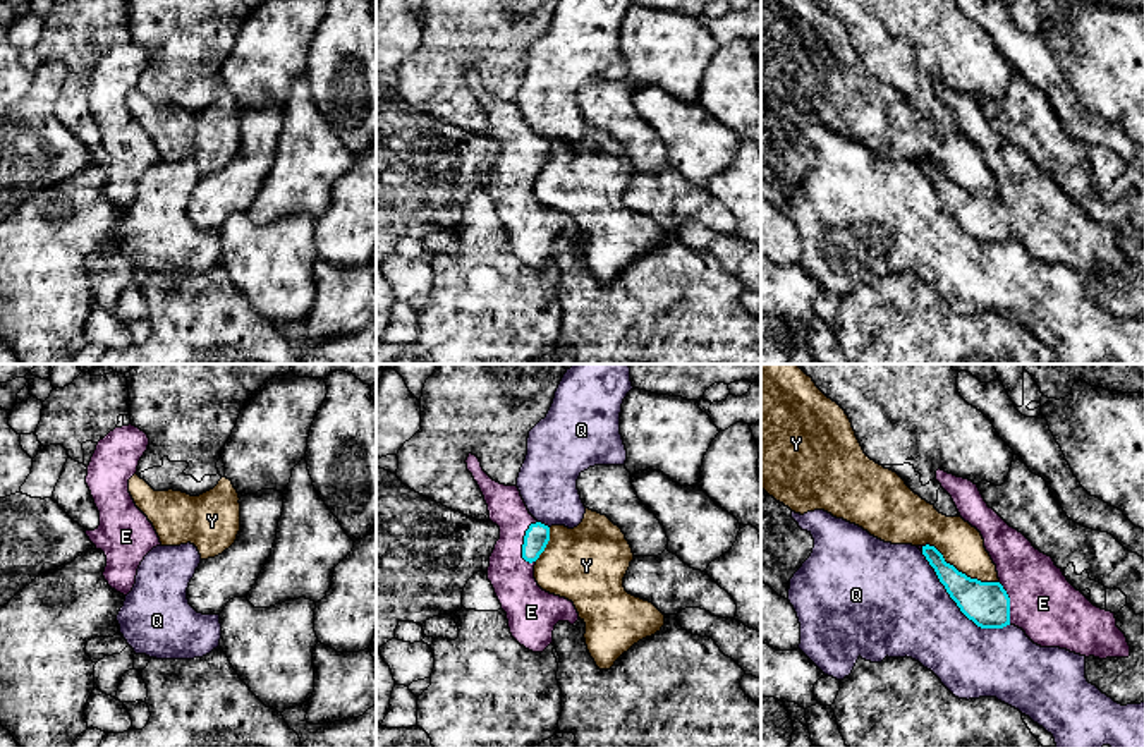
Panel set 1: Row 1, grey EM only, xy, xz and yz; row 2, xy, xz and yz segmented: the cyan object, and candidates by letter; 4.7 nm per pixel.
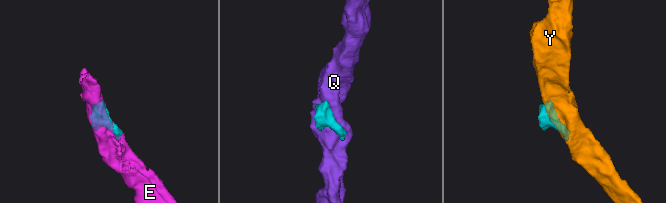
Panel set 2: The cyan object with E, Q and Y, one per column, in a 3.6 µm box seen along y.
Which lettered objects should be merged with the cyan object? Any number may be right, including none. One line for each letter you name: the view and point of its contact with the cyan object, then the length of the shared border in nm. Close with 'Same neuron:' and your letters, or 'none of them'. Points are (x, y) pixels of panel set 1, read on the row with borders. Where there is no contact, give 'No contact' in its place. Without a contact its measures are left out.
E: Touches cyan at xz (524, 541). Shared border 220 nm
Same neuron: E

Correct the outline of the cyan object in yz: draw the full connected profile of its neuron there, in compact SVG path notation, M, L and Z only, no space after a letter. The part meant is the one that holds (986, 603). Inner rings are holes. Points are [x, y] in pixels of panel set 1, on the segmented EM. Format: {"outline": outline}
{"outline": "M941 469L936 471L936 481L952 496L960 517L981 532L984 548L996 565L1000 579L998 582L971 579L946 563L934 546L917 546L934 568L950 598L969 620L981 629L1015 625L1041 647L1060 647L1086 658L1106 659L1130 656L1130 646L1125 634L1117 627L1115 613L1094 606L1077 591L1051 556L1036 550L1022 532L1010 527L988 507L977 484Z"}

